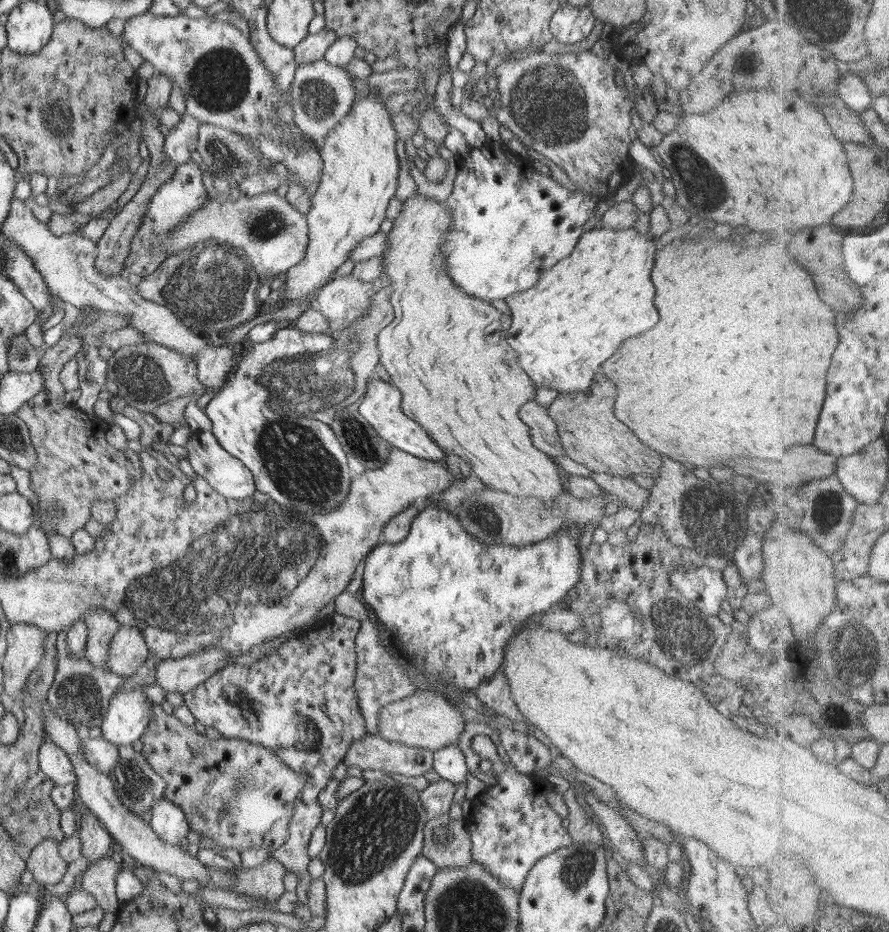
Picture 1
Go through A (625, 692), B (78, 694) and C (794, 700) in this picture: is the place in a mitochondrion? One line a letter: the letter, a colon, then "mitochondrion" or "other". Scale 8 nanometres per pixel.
A: other
B: mitochondrion
C: other

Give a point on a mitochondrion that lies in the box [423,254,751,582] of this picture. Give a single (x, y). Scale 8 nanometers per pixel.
(702, 521)

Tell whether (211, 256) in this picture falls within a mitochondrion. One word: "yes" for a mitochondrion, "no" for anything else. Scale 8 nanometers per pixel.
yes

